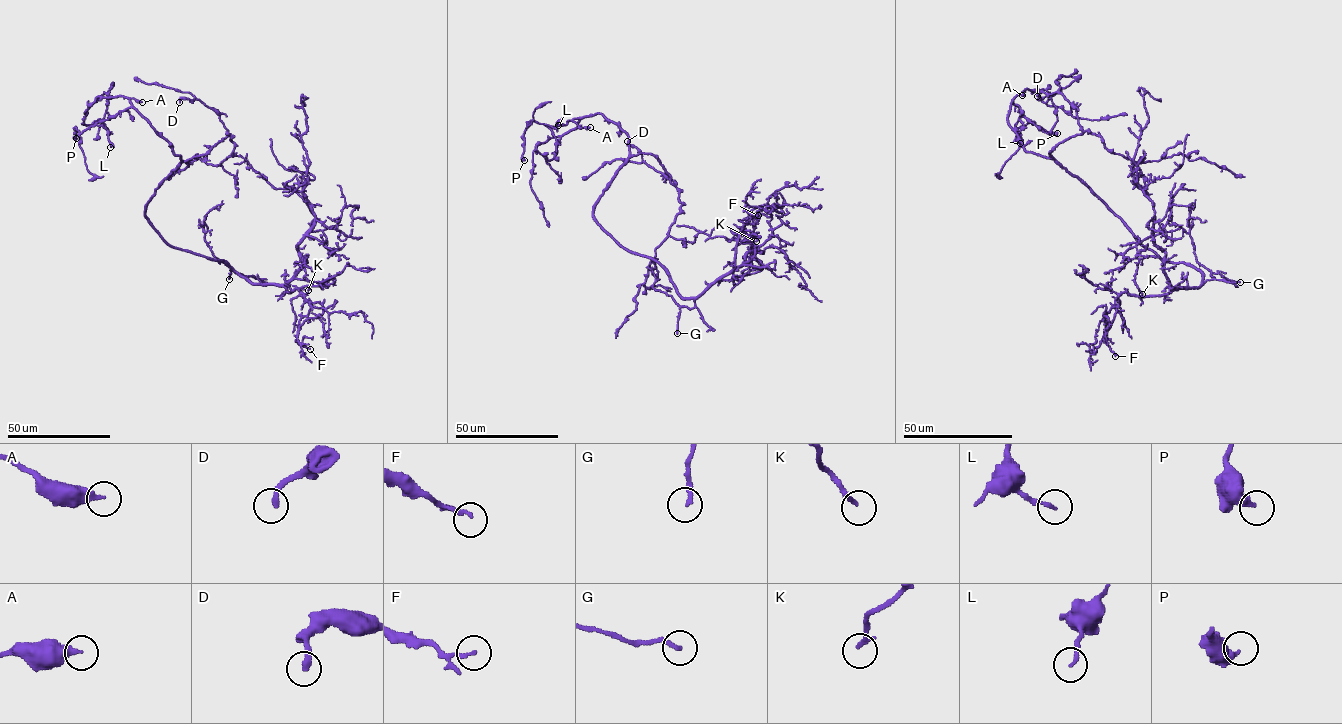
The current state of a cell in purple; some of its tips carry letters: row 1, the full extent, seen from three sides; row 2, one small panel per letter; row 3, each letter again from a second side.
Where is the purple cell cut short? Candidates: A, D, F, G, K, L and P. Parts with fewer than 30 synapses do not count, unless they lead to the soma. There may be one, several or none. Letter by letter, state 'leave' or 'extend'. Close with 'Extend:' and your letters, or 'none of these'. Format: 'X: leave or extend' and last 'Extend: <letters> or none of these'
A: leave
D: extend
F: leave
G: leave
K: leave
L: leave
P: leave
Extend: D

